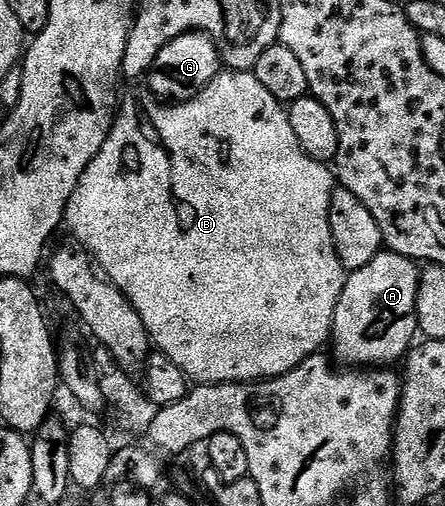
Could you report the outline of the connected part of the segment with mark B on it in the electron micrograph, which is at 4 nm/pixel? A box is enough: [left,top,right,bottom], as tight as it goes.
[63,72,347,386]

